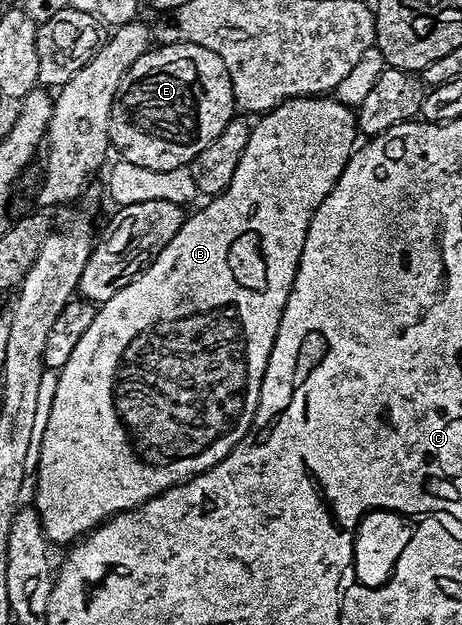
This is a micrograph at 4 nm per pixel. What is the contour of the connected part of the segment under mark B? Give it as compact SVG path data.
M304 95L301 97L290 97L281 102L279 105L274 105L260 118L261 121L252 126L249 130L249 138L247 145L235 167L235 173L231 175L231 181L221 193L216 194L198 213L190 212L185 218L185 222L179 231L175 231L175 237L169 243L161 246L157 250L154 258L149 265L139 276L133 278L131 283L127 283L127 287L123 287L115 295L111 295L111 299L100 302L95 319L91 319L91 327L87 327L87 331L83 331L83 339L79 339L79 343L75 343L75 351L71 351L71 359L67 359L67 363L56 374L57 386L53 389L53 402L49 405L49 418L45 421L45 434L41 437L41 458L37 461L37 502L35 508L37 516L41 519L41 524L44 528L46 538L50 542L69 541L73 543L82 535L88 534L90 531L97 528L103 521L108 521L109 518L117 513L126 513L129 509L136 509L138 505L142 505L144 501L151 500L152 497L157 497L164 489L170 489L172 485L179 485L182 481L187 481L194 477L196 473L201 473L205 469L211 468L215 463L219 463L224 457L234 448L239 442L245 438L245 433L249 430L250 418L246 415L253 414L259 403L259 391L261 390L261 380L265 374L267 367L267 359L271 353L271 347L275 341L279 319L283 315L283 307L287 303L287 295L293 286L293 280L297 274L297 264L301 258L303 251L303 243L307 239L307 227L311 223L314 211L319 207L319 203L323 203L323 199L327 199L327 195L335 187L335 183L339 179L339 175L345 170L345 164L349 158L353 156L355 142L353 140L359 137L357 127L357 118L352 108L348 109L341 101L332 101L332 96L329 95Z

